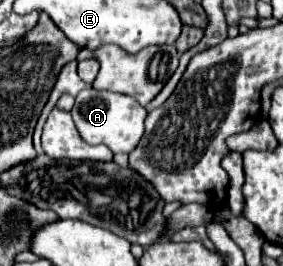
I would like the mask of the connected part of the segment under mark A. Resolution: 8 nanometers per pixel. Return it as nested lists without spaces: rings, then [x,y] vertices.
[[[86,88],[76,94],[74,102],[74,124],[88,144],[106,144],[114,154],[118,152],[132,152],[142,134],[144,134],[144,120],[146,120],[146,108],[140,106],[134,98],[118,94],[118,92],[104,92]]]

